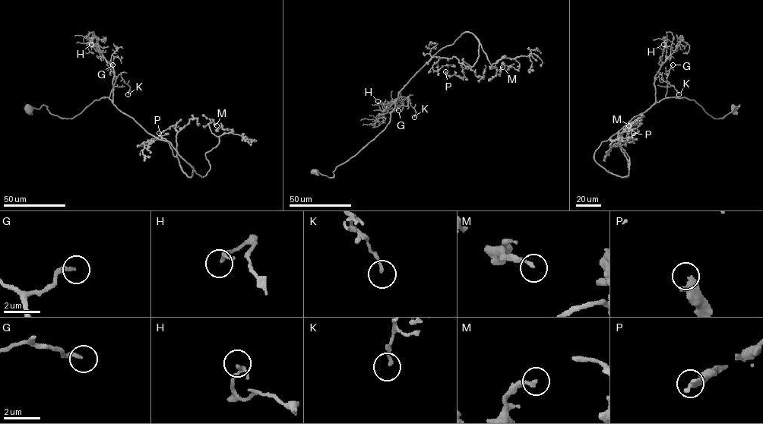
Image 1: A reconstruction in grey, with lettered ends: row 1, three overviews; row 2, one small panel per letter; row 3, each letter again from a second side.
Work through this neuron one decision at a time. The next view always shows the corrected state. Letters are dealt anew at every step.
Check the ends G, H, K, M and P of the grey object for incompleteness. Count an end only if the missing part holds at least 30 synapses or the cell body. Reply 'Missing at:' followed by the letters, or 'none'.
Missing at: G

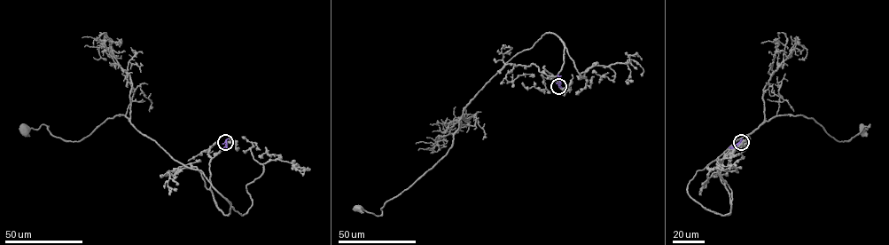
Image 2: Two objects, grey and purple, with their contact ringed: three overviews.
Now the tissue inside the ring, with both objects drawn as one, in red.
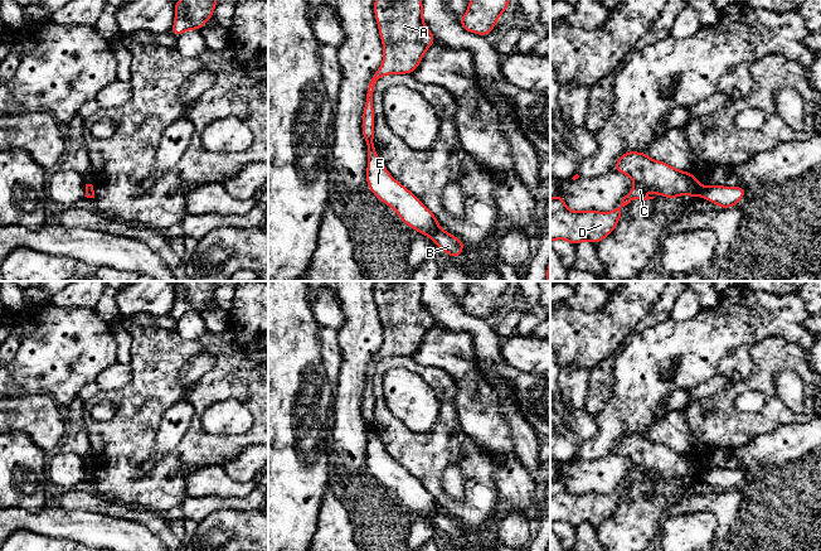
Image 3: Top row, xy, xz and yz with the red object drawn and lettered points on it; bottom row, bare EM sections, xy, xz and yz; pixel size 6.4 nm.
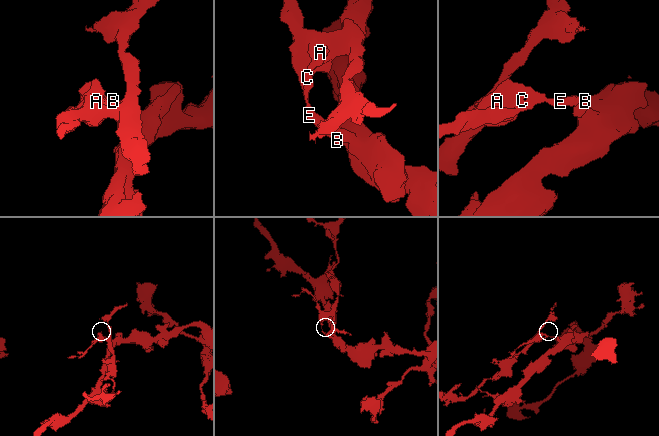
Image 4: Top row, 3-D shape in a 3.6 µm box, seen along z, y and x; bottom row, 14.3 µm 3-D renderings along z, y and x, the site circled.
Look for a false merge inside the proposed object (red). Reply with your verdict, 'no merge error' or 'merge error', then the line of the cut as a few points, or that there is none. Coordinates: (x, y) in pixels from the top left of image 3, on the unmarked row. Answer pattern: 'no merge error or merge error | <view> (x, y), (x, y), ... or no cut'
no merge error | no cut

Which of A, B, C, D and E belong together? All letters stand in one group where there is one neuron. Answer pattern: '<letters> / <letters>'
A B C D E

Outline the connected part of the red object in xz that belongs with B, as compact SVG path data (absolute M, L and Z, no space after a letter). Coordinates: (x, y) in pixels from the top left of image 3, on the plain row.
M375 281L373 294L383 325L383 344L368 364L363 392L361 415L366 424L368 434L366 469L380 484L394 492L403 506L416 512L419 517L428 518L434 528L443 532L450 540L460 541L466 526L455 517L442 512L434 496L416 477L390 458L374 429L375 397L373 378L377 363L389 357L413 356L419 349L427 332L436 325L436 319L424 305L422 281Z

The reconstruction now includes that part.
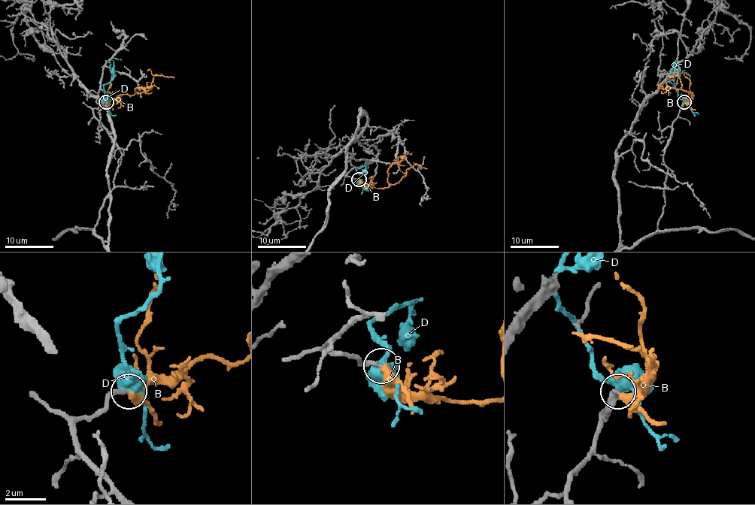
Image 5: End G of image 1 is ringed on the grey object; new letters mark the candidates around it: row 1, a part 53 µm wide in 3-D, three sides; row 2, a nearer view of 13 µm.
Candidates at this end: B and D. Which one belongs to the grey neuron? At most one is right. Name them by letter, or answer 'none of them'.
B

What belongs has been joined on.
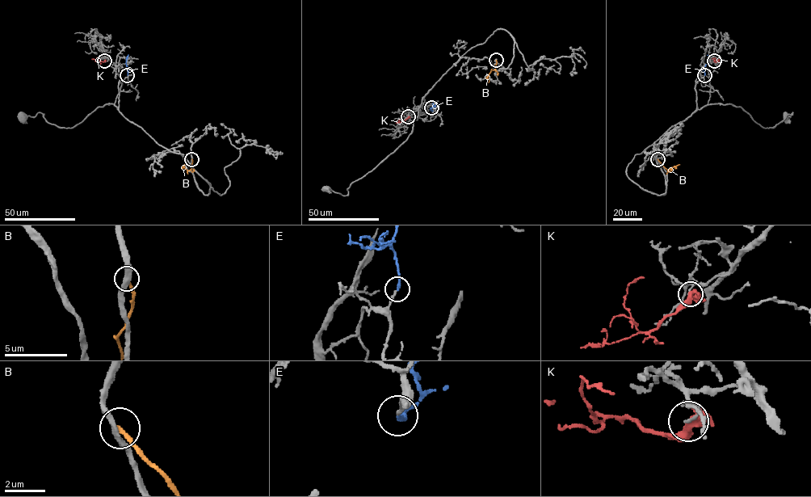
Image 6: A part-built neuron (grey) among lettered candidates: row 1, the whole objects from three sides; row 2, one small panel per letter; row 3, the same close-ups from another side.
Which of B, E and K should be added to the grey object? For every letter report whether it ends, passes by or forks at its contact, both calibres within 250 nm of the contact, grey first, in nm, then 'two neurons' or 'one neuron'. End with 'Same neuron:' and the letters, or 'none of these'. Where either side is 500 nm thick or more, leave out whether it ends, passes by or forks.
B: it ends there; 340 nm thick on the grey side, 190 nm on the other; two neurons
E: it ends there; 190 nm thick on the grey side, 170 nm on the other; one neuron
K: it passes by; 120 nm thick on the grey side, 400 nm on the other; two neurons
Same neuron: E

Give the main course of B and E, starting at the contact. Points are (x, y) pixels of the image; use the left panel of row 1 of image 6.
B: (191, 159), (189, 170), (184, 164)
E: (127, 75), (128, 55)

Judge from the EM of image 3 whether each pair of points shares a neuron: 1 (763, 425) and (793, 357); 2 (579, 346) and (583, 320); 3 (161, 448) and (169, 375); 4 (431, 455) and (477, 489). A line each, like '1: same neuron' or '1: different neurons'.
1: same neuron
2: same neuron
3: different neurons
4: same neuron

